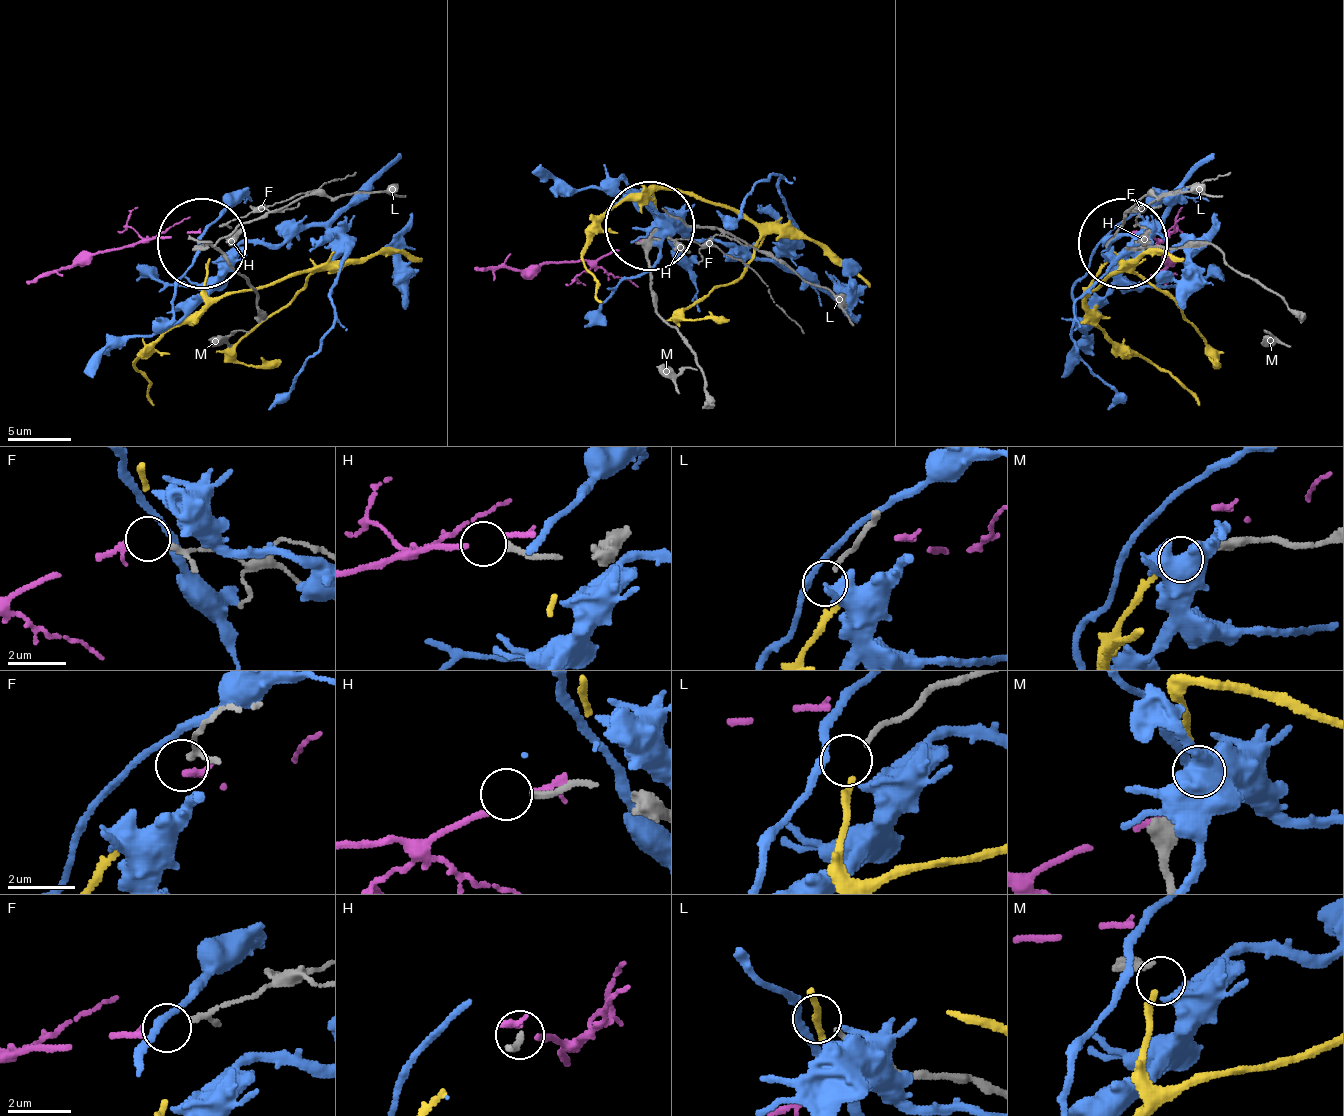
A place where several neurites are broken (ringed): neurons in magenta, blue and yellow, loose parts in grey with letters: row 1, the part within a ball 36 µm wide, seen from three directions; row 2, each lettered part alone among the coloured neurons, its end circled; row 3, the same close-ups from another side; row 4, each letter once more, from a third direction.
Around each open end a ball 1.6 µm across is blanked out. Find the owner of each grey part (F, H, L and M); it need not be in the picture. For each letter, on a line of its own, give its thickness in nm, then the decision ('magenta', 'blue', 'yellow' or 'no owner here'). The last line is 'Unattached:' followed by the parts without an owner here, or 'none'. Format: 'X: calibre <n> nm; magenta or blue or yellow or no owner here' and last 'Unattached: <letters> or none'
F: calibre 140 nm; magenta
H: calibre 200 nm; no owner here
L: calibre 140 nm; no owner here
M: calibre 240 nm; yellow
Unattached: H, L

